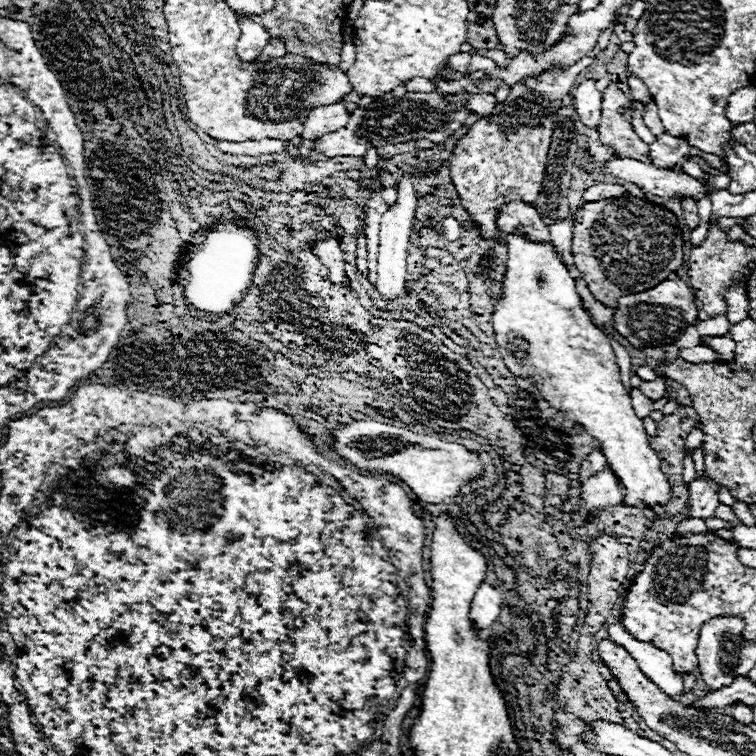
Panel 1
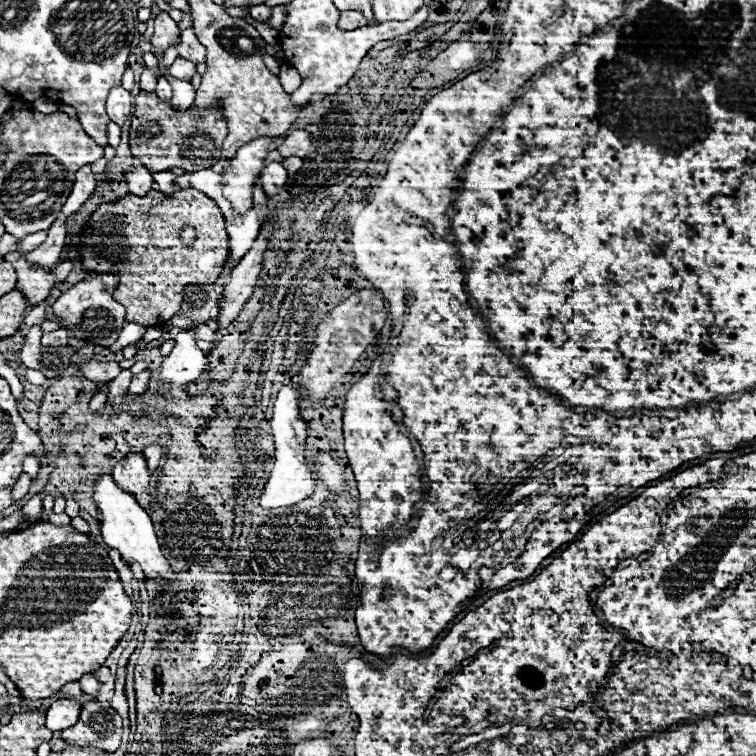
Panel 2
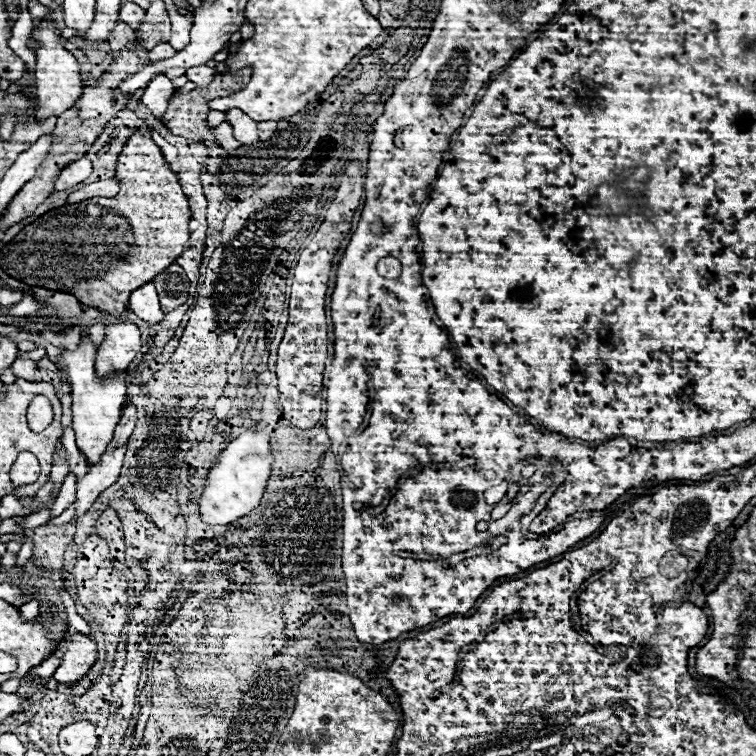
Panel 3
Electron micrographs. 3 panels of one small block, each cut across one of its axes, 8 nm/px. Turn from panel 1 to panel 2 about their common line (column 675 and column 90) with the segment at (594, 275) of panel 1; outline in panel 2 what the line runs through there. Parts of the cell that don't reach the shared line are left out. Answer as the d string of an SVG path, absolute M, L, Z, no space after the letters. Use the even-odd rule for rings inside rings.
M186 188L176 190L172 196L164 196L158 190L150 190L146 196L126 194L118 202L106 202L96 208L78 234L78 242L66 248L68 260L80 262L80 266L90 274L118 274L118 288L114 292L116 300L126 306L126 320L158 326L172 318L182 304L182 290L186 284L214 284L224 260L228 256L228 236L224 230L224 216L214 200L206 194ZM186 226L194 226L196 238L190 246L182 244L180 232Z

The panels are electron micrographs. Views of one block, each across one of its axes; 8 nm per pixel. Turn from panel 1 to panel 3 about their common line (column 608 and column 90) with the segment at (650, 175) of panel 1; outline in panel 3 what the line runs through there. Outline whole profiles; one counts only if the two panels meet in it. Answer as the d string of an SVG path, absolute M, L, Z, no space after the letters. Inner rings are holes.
M80 158L78 162L72 162L70 166L66 166L66 168L60 172L60 176L58 176L56 184L54 184L54 190L56 190L56 192L58 192L58 190L60 190L60 192L62 192L62 190L68 190L68 188L72 188L72 186L84 182L90 174L92 174L92 162L90 162L88 158Z

